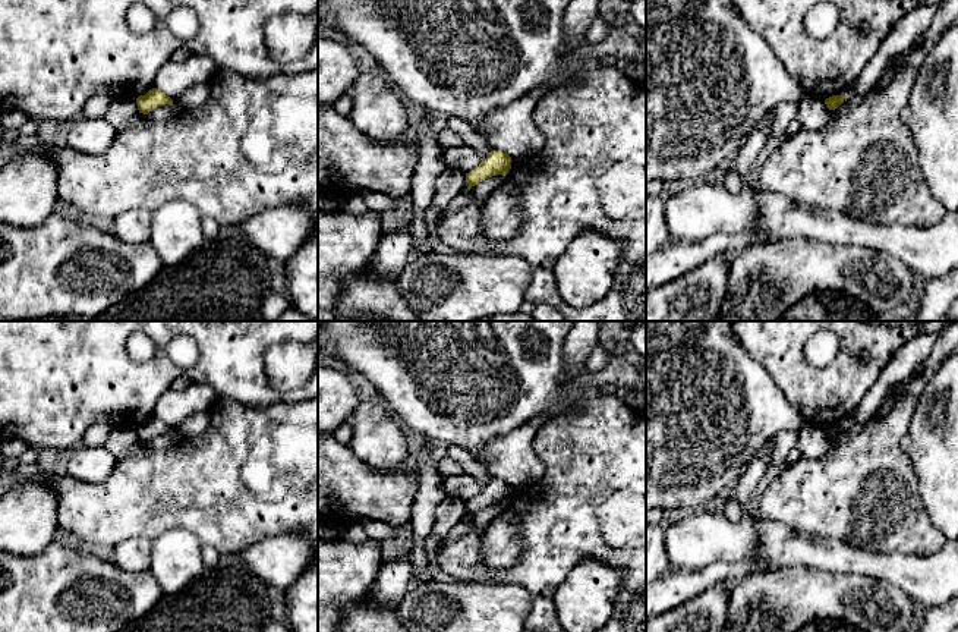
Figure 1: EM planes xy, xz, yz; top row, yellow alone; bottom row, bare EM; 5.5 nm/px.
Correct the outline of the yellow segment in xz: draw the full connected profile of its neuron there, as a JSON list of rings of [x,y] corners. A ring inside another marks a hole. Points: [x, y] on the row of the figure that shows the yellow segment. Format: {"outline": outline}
{"outline": [[[491,151],[483,163],[480,163],[475,170],[466,173],[467,189],[492,176],[505,176],[511,169],[510,161],[511,157],[508,154],[502,151]]]}

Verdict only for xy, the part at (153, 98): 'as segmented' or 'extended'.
as segmented

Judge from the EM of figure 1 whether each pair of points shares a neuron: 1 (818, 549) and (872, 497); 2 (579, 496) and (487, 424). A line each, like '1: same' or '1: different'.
1: different
2: different

